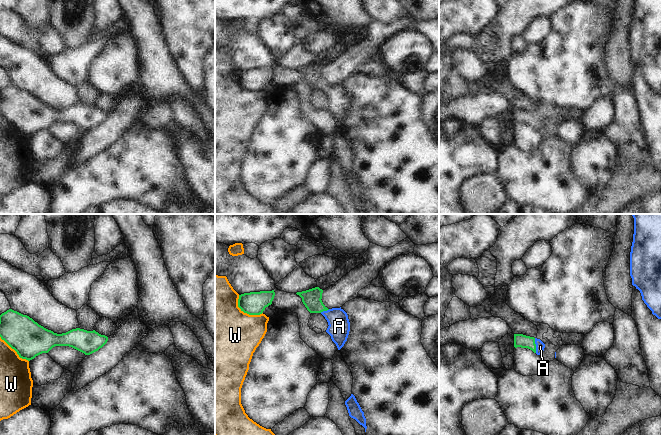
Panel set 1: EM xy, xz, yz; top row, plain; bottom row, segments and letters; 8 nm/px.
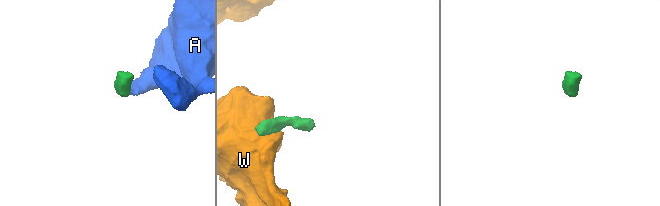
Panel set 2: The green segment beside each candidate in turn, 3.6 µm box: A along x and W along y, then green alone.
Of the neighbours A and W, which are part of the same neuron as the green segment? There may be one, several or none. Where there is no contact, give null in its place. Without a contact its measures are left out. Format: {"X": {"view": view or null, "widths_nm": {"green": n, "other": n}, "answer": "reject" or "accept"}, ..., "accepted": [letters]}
{"A": {"view": "yz", "widths_nm": {"green": 110, "other": 70}, "answer": "accept"}, "W": {"view": "xz", "widths_nm": {"green": 190, "other": 480}, "answer": "reject"}, "accepted": ["A"]}

